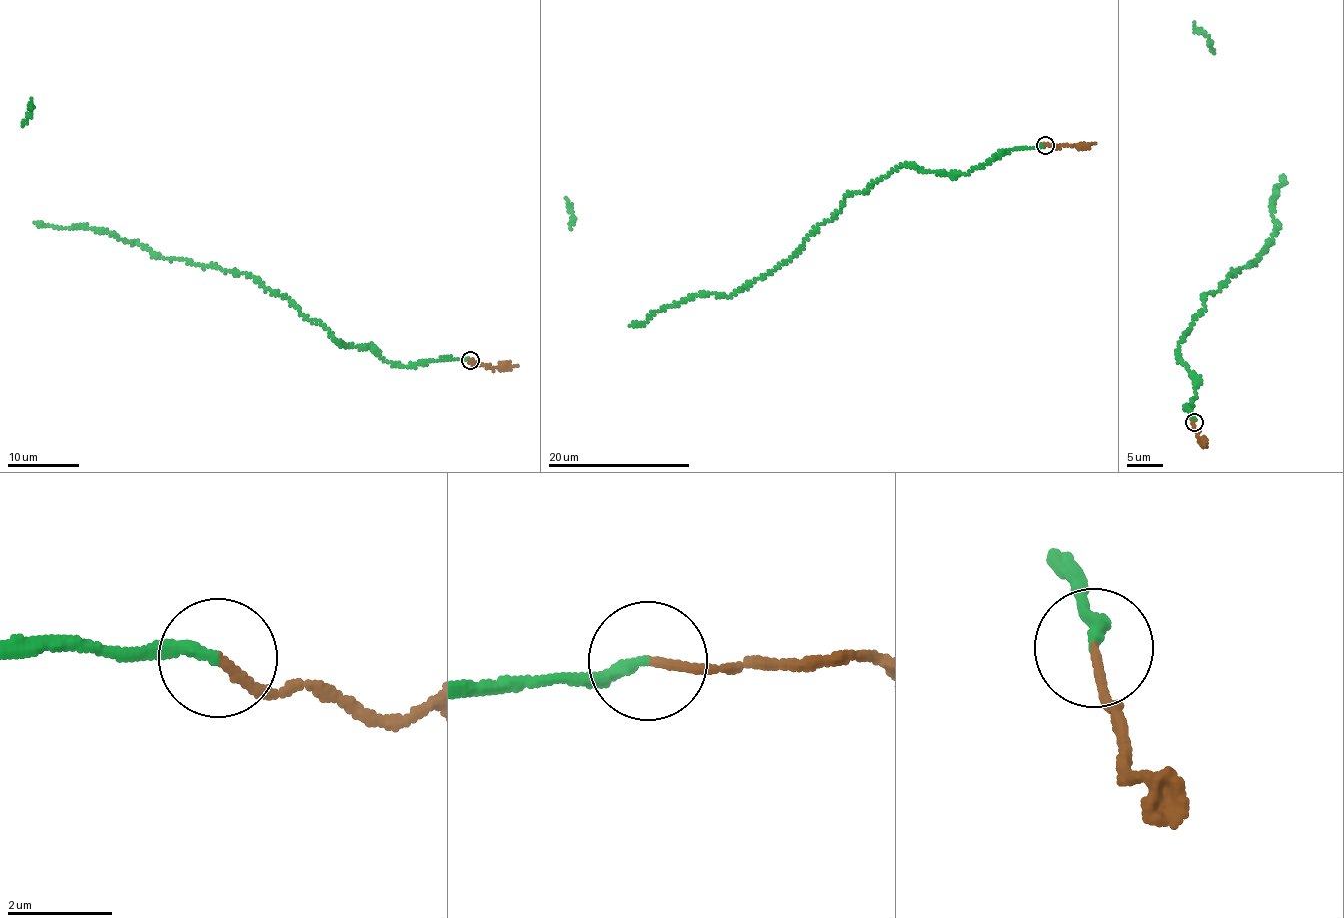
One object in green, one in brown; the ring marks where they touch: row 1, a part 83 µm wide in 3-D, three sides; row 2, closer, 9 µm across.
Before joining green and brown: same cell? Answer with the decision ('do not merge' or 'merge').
merge

